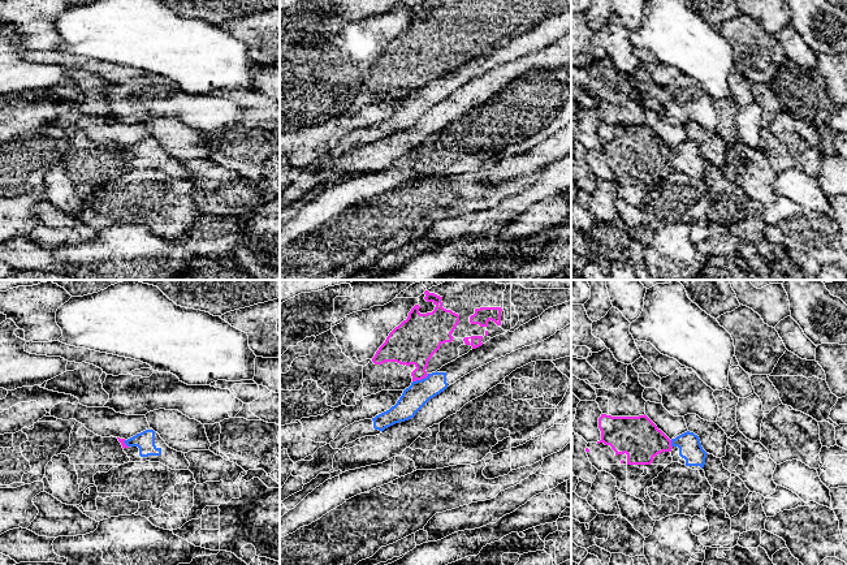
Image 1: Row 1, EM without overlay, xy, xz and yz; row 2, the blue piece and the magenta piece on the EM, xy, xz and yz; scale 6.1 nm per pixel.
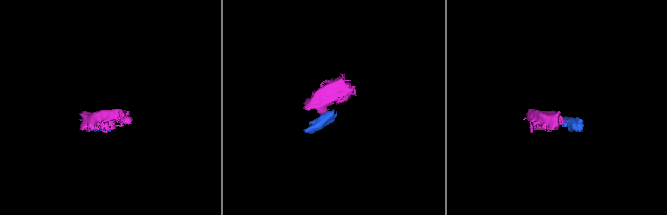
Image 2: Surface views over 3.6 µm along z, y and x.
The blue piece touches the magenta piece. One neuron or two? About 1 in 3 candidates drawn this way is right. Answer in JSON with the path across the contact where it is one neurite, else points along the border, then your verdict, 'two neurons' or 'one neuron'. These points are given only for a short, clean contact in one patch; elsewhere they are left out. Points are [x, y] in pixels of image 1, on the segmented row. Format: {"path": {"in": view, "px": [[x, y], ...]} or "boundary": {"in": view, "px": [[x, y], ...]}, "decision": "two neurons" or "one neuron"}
{"boundary": {"in": "xz", "px": [[428, 374], [413, 382]]}, "decision": "two neurons"}

